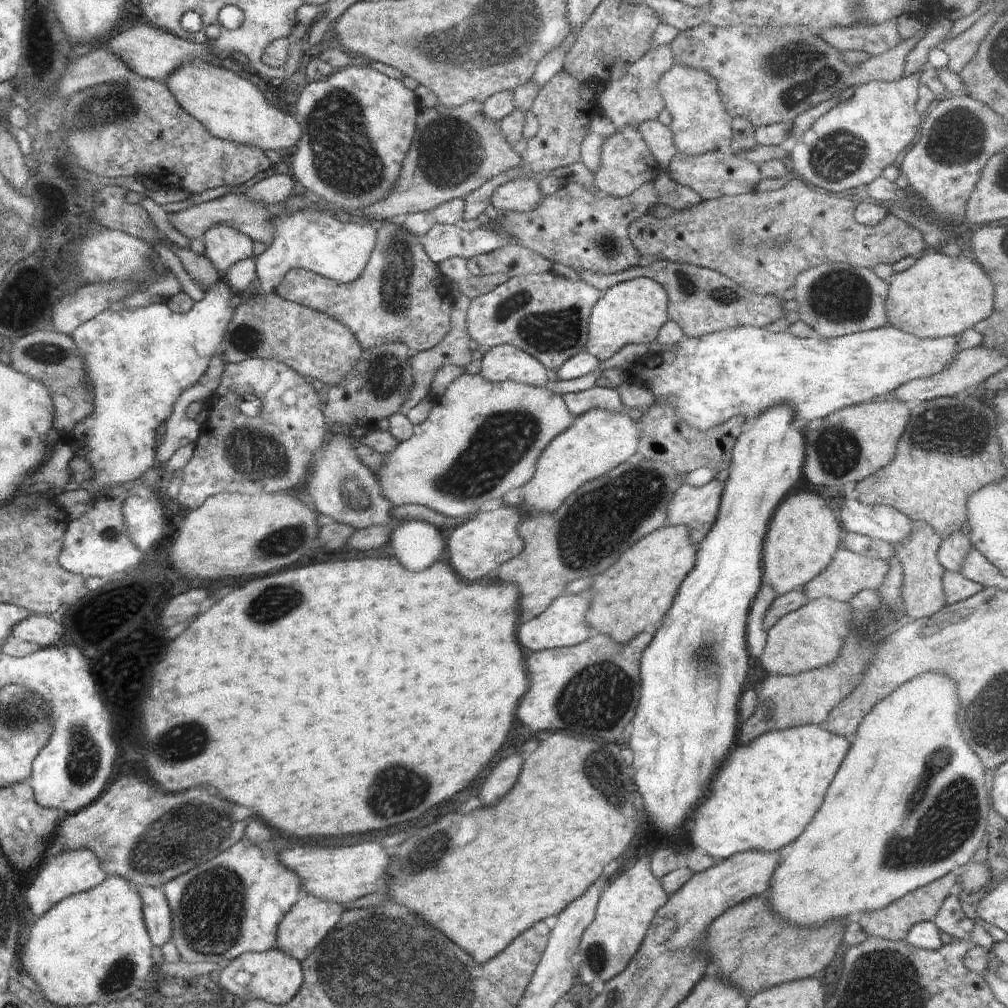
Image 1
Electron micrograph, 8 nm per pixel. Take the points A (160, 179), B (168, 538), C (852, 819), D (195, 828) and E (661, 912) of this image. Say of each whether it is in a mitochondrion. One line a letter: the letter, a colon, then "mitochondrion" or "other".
A: other
B: other
C: other
D: mitochondrion
E: other

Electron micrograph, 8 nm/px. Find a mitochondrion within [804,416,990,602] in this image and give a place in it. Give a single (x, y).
(838, 450)

